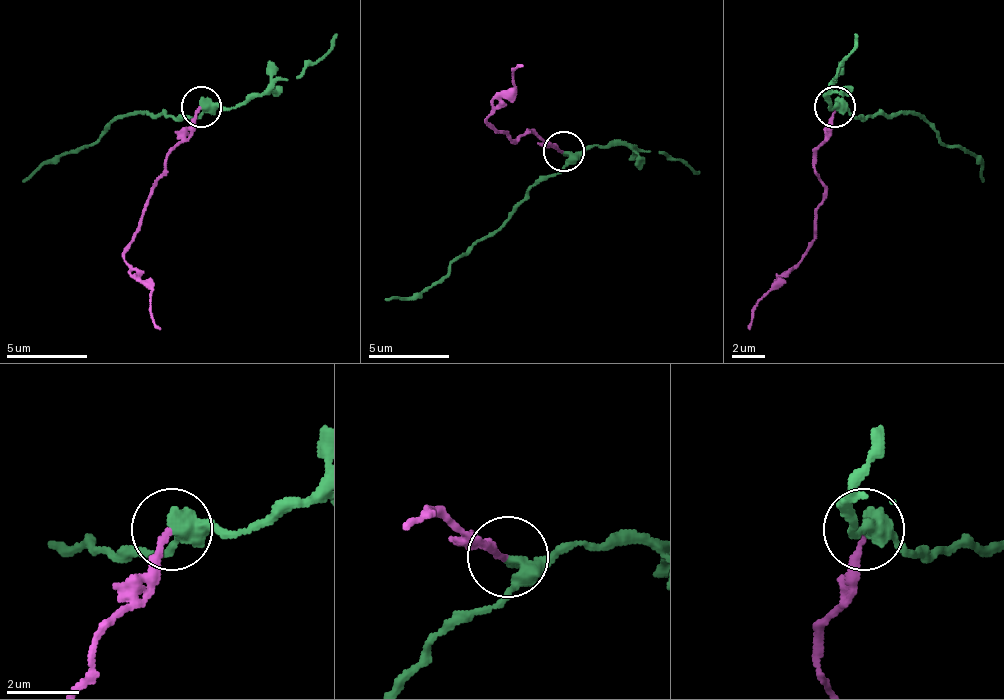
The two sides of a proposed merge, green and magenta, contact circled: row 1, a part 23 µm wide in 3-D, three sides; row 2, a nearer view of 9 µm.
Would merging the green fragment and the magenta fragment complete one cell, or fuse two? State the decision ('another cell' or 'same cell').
another cell

